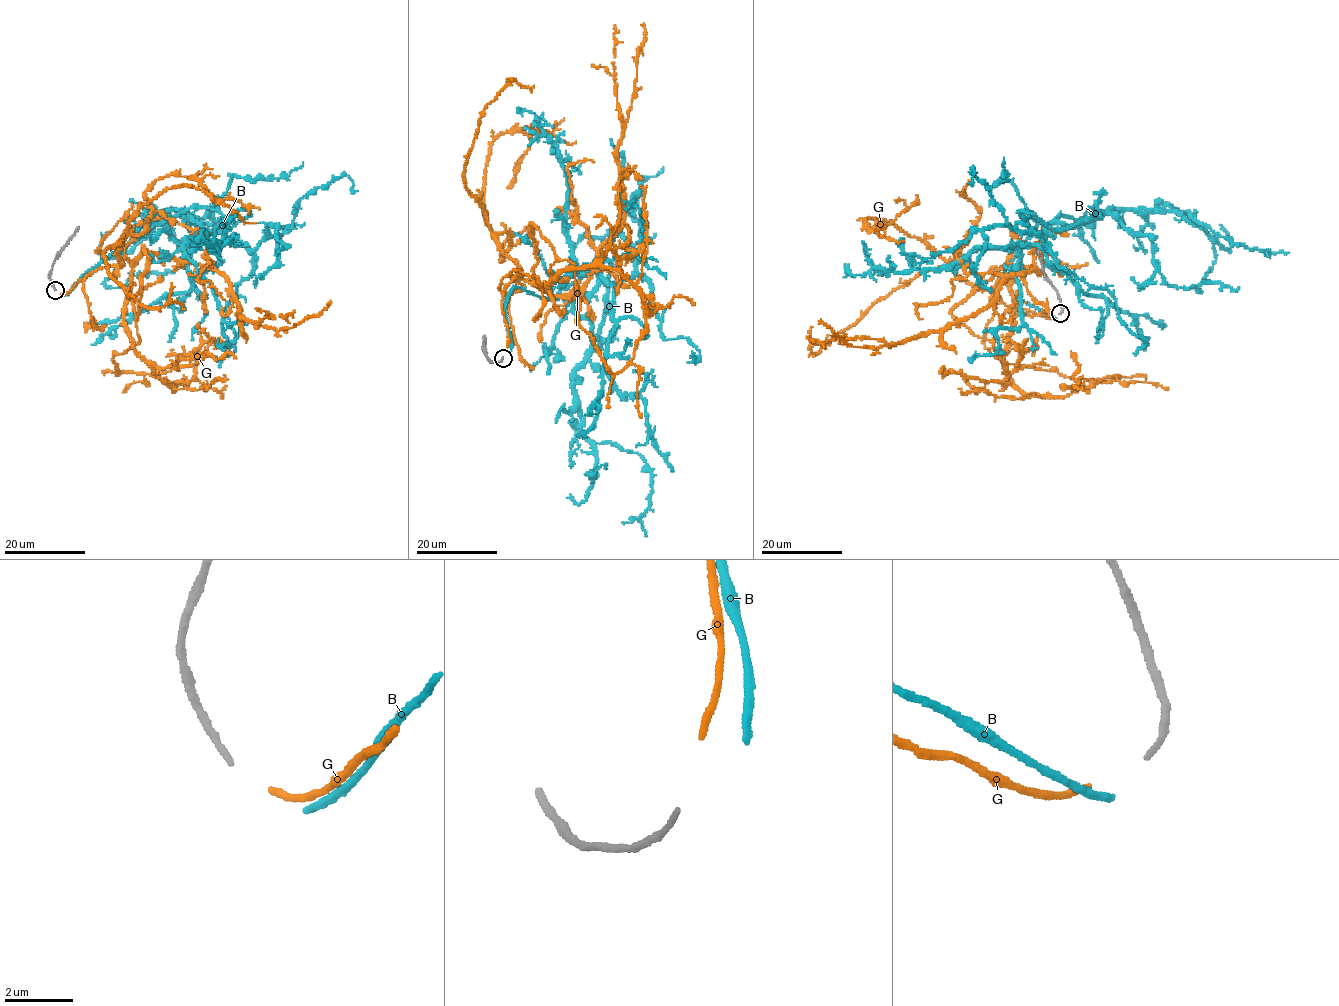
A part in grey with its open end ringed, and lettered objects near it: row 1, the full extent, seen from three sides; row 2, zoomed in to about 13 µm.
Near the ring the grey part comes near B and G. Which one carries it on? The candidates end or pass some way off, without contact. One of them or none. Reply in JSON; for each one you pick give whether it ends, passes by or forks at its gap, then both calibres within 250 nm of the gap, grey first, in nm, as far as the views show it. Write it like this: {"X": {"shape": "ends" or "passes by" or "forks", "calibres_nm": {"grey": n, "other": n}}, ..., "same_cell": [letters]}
{"G": {"shape": "ends", "calibres_nm": {"grey": 130, "other": 180}}, "same_cell": ["G"]}

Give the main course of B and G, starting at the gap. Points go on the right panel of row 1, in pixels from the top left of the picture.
B: (1056, 318), (1016, 299), (1004, 277), (1037, 225), (1031, 212), (1044, 234), (1111, 207), (1188, 210), (1266, 255)
G: (1054, 316), (993, 289), (1002, 280), (1013, 301), (1004, 359), (1014, 386), (1065, 396), (1118, 376), (1014, 363)

